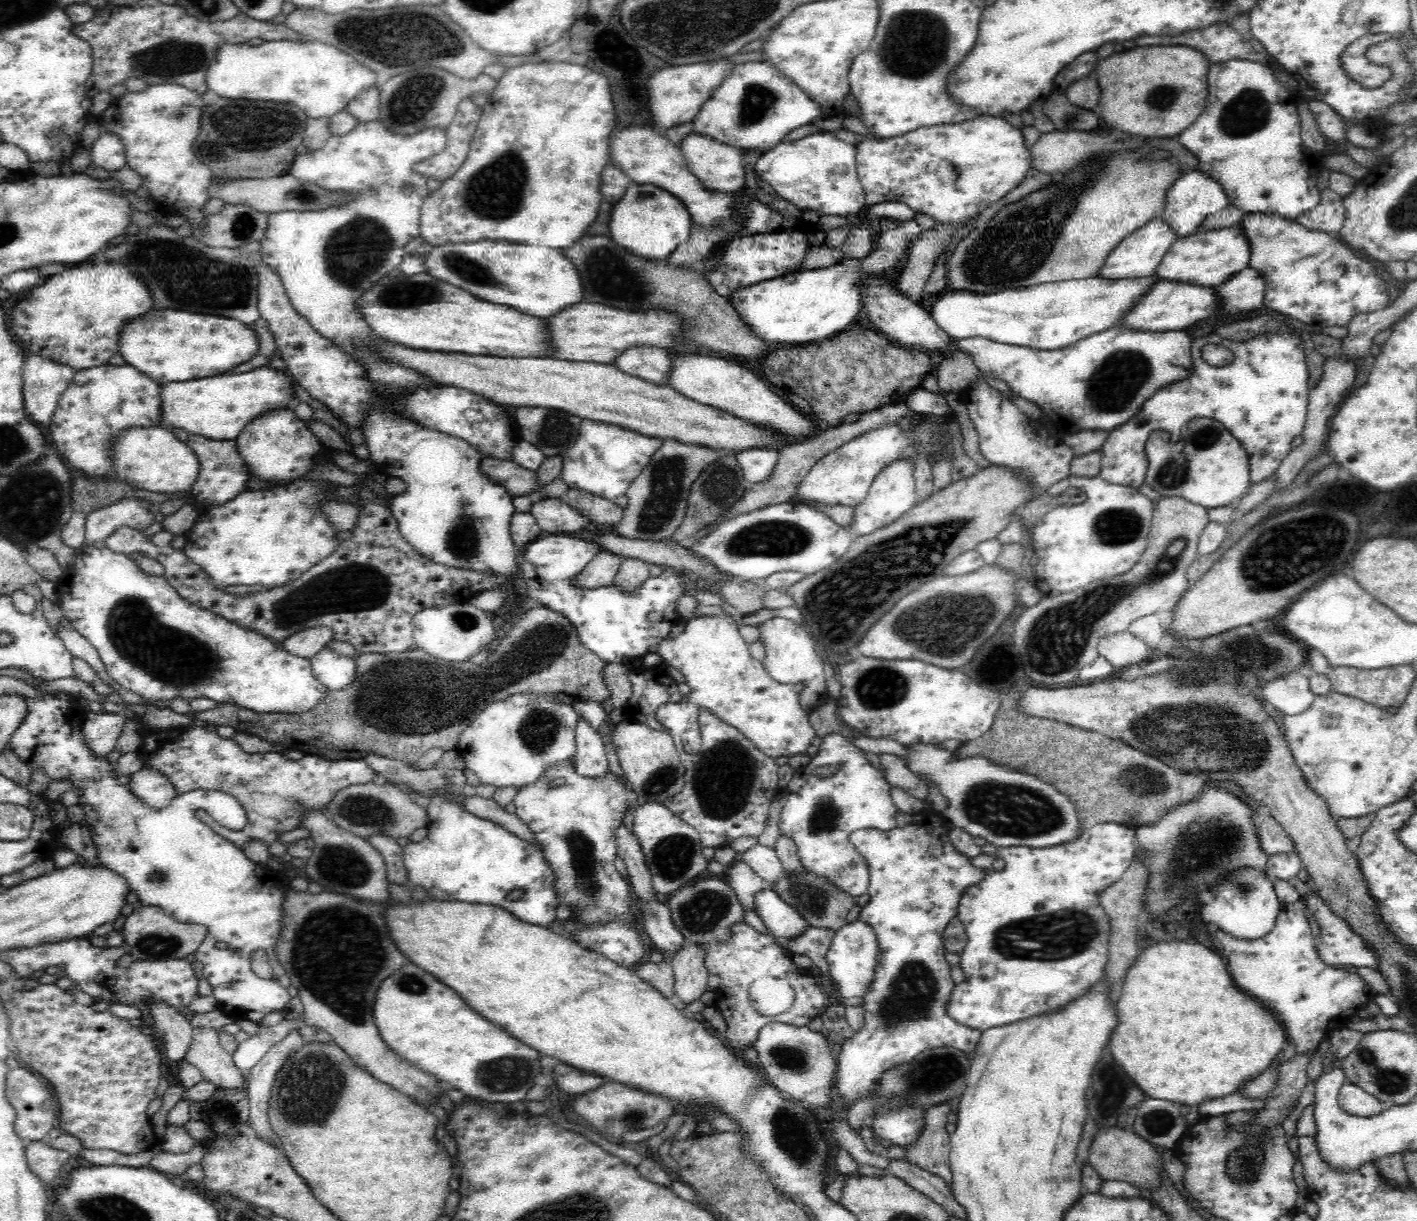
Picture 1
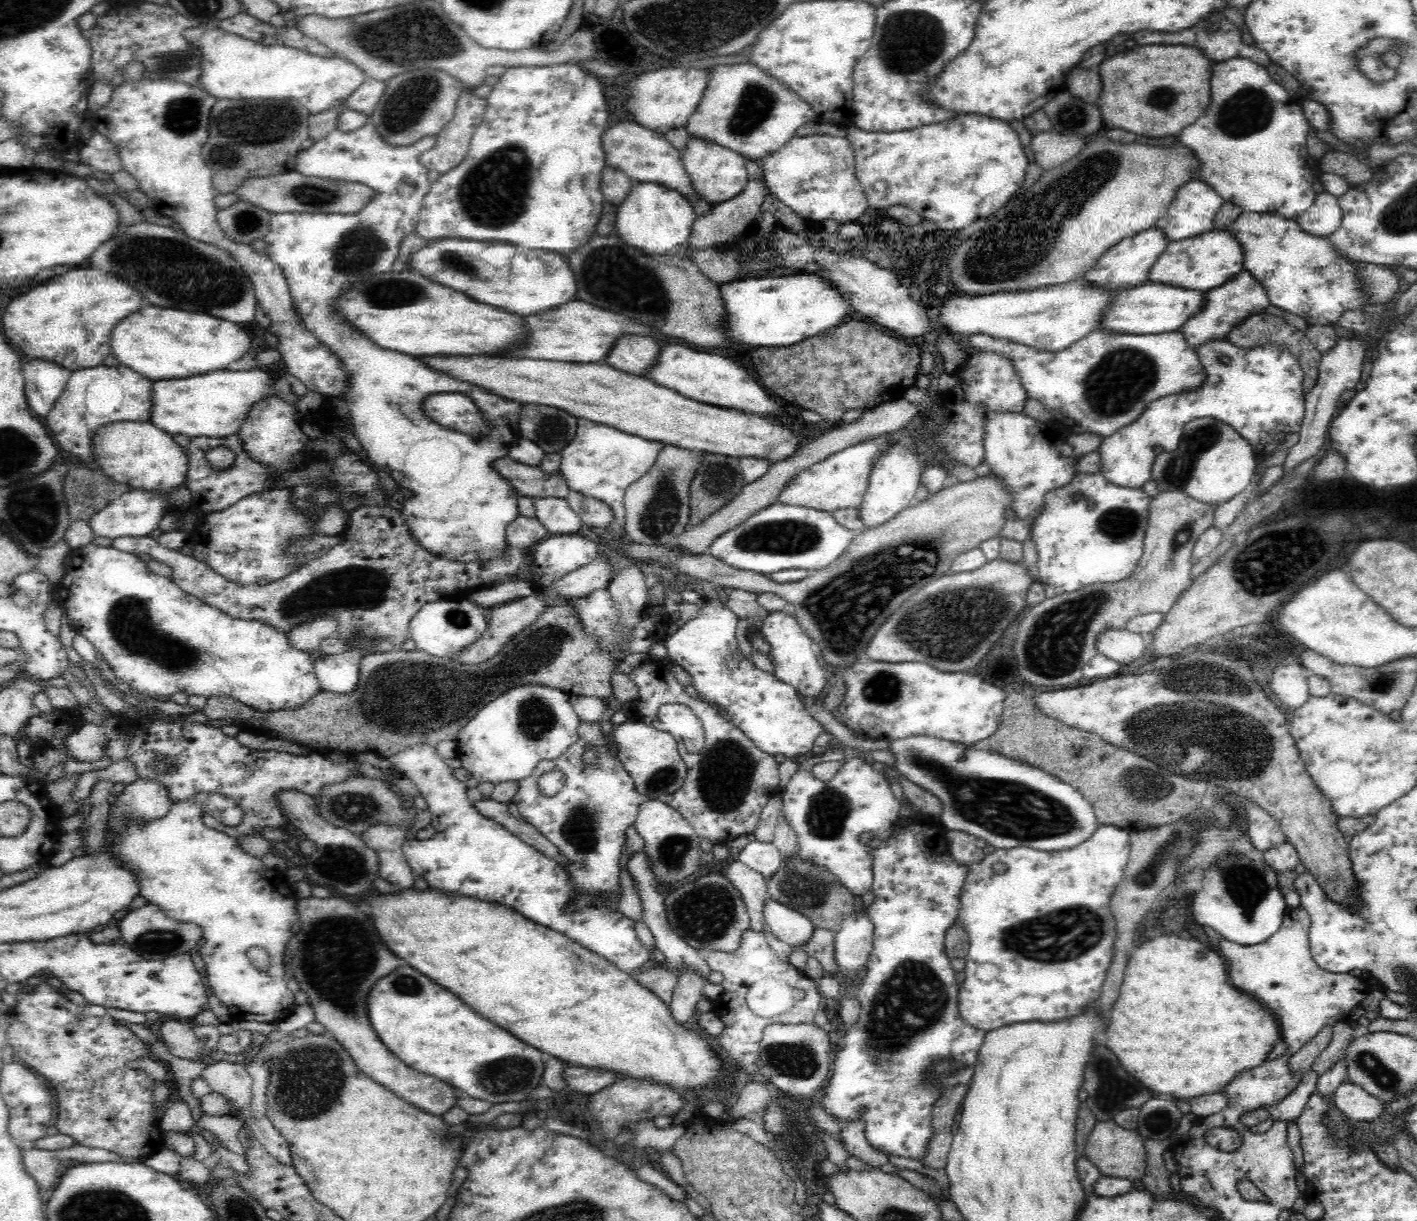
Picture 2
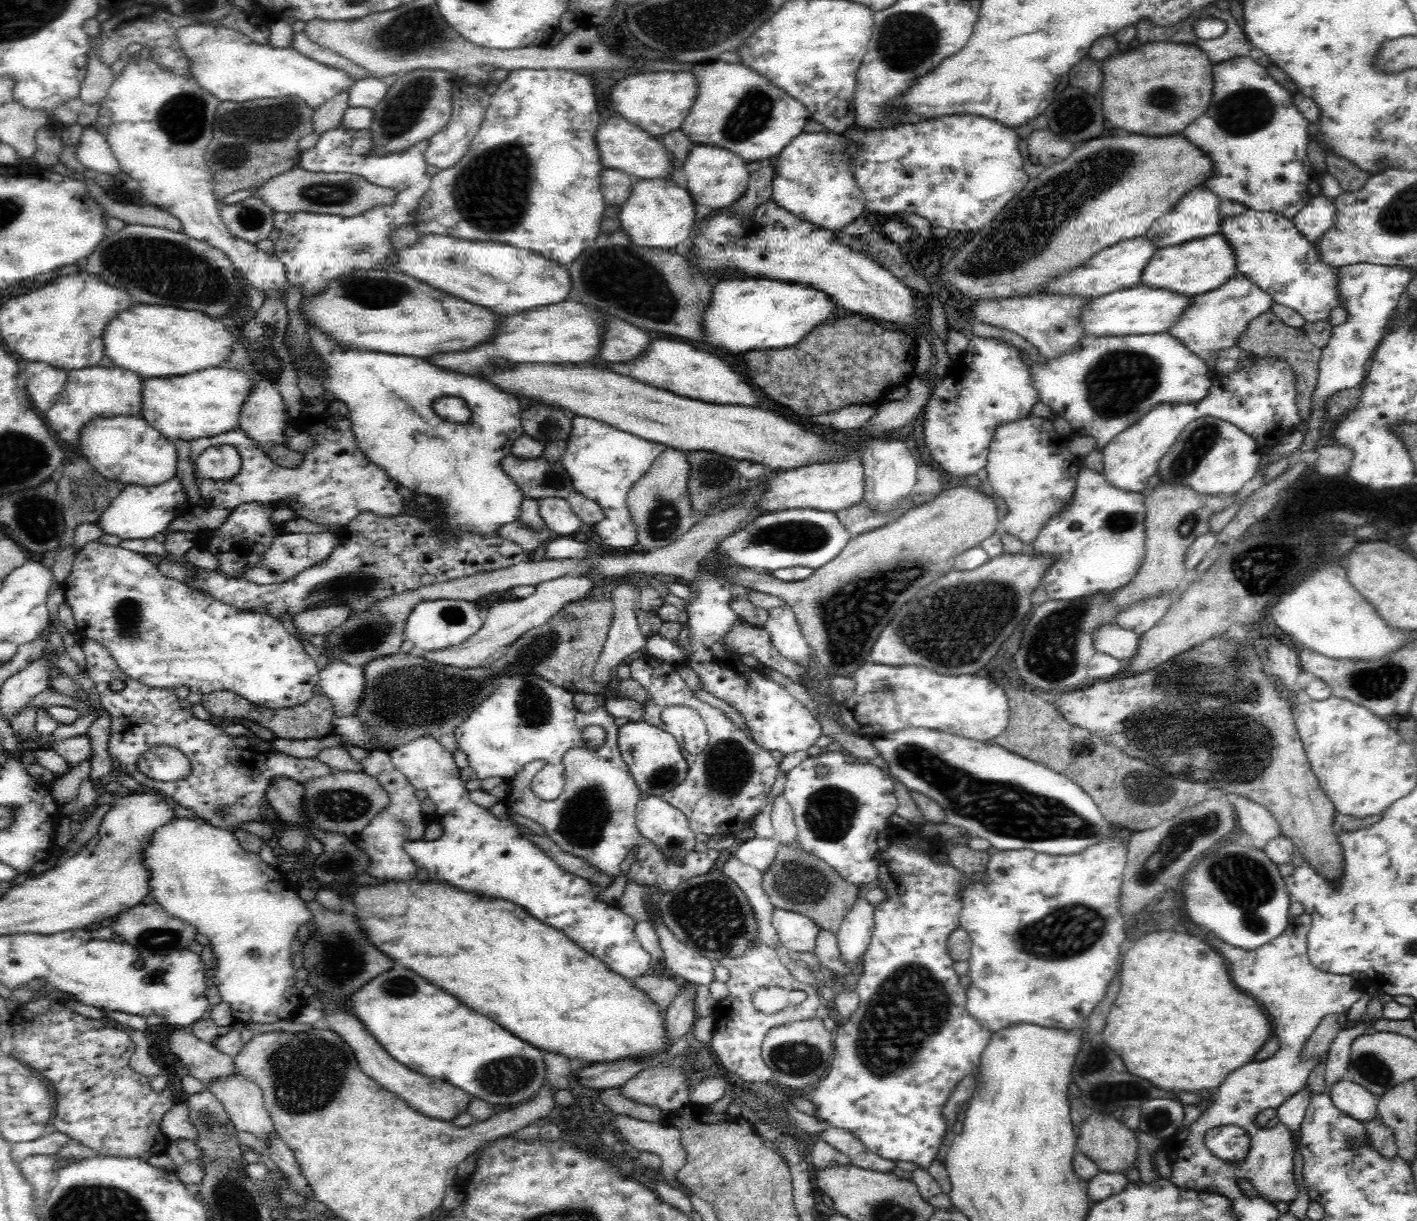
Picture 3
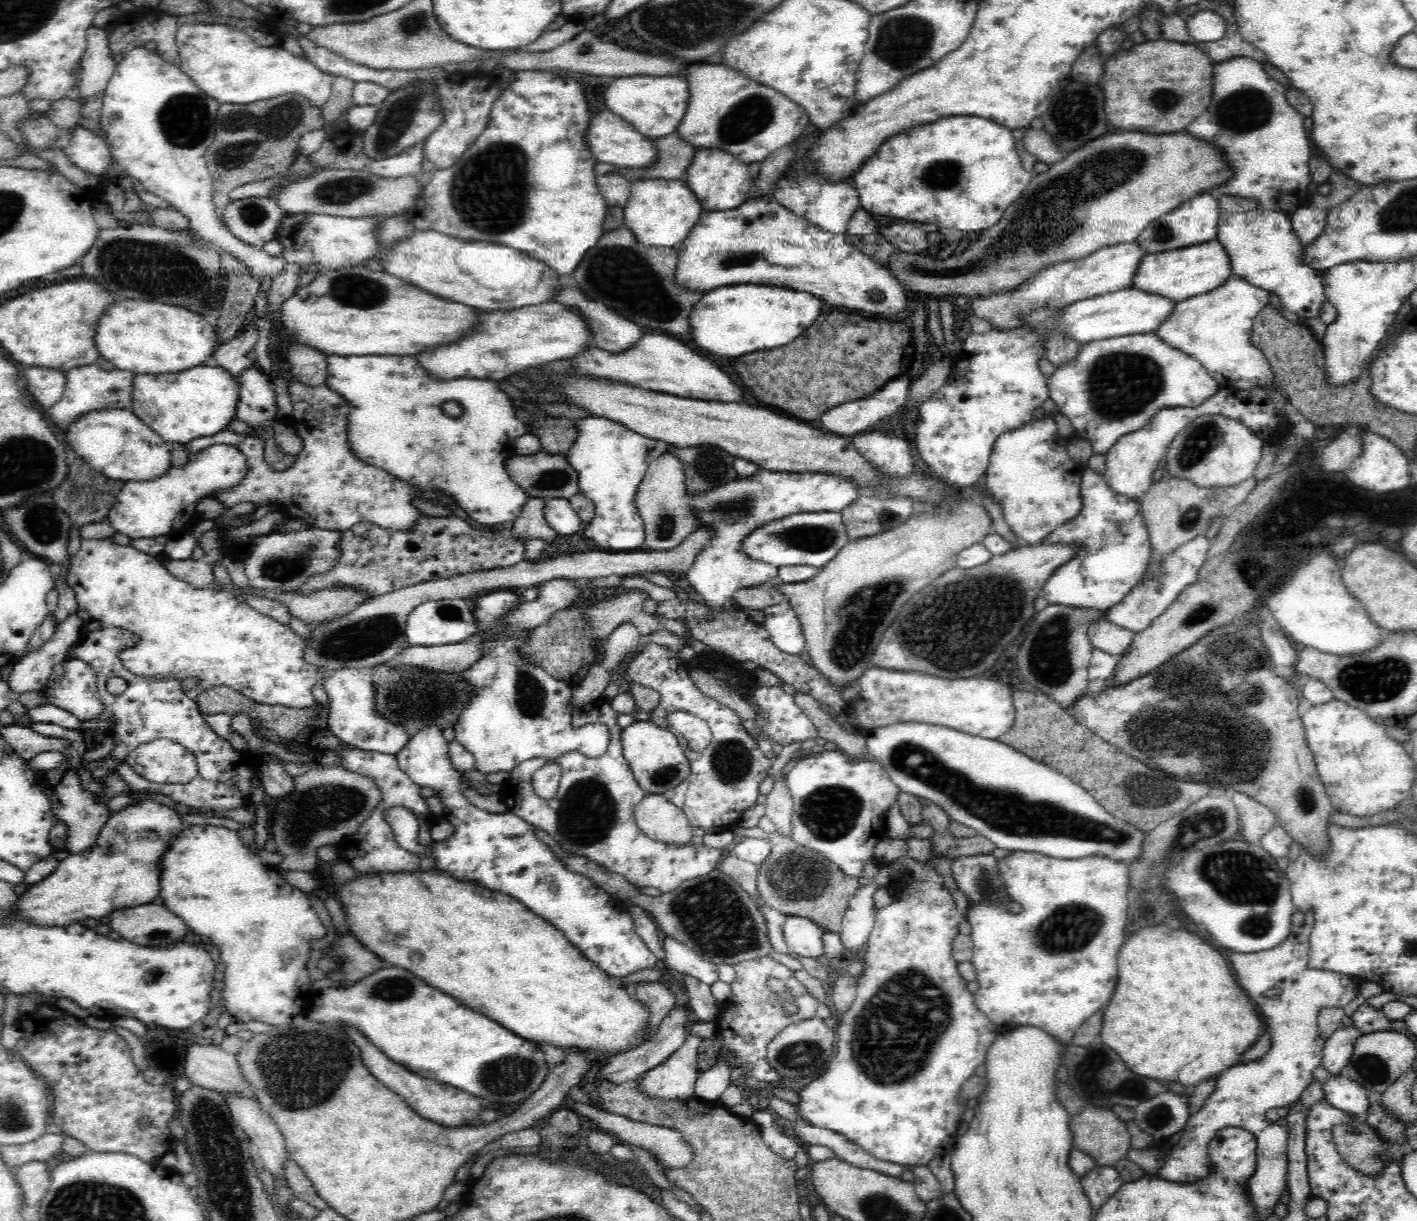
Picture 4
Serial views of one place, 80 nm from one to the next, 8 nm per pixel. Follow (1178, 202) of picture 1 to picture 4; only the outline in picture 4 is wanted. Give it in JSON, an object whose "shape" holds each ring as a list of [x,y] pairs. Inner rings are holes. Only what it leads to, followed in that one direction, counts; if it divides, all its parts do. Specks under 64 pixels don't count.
{"shape":[[[1212,191],[1199,193],[1184,200],[1184,203],[1171,210],[1167,215],[1162,215],[1152,222],[1140,233],[1140,236],[1137,236],[1135,242],[1139,244],[1141,250],[1148,254],[1208,242],[1217,236],[1217,218],[1220,213],[1217,195]]]}

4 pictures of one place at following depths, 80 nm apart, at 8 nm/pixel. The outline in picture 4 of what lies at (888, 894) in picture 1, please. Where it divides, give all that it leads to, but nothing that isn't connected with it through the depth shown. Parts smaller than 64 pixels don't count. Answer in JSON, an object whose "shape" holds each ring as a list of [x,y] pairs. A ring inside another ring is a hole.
{"shape":[[[902,856],[892,862],[880,862],[880,867],[895,868],[891,880],[887,885],[892,890],[893,901],[884,907],[878,908],[875,916],[875,925],[868,937],[867,944],[862,952],[866,963],[861,978],[857,982],[857,995],[848,1012],[842,1013],[842,1017],[836,1025],[838,1044],[836,1044],[836,1056],[831,1060],[829,1067],[823,1076],[808,1084],[804,1090],[800,1090],[800,1114],[810,1122],[810,1125],[818,1128],[827,1128],[839,1132],[866,1150],[871,1156],[888,1162],[906,1165],[930,1165],[933,1158],[952,1152],[954,1142],[958,1138],[956,1127],[960,1123],[960,1116],[966,1110],[965,1102],[960,1101],[959,1092],[964,1082],[975,1075],[974,1069],[984,1064],[989,1049],[993,1046],[999,1030],[992,1024],[988,1016],[979,1012],[972,999],[972,993],[966,988],[956,966],[958,962],[952,957],[951,948],[954,936],[958,934],[958,926],[962,915],[956,907],[956,902],[948,888],[944,885],[944,877],[930,866],[928,862],[920,862],[910,856]]]}

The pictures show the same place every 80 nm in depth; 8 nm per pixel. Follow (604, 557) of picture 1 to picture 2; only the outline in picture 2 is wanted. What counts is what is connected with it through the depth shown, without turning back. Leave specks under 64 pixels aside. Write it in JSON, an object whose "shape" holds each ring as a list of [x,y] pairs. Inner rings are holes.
{"shape":[[[598,555],[587,566],[578,568],[562,580],[555,582],[551,590],[564,599],[582,597],[594,590],[607,588],[614,576],[613,563],[604,556]]]}

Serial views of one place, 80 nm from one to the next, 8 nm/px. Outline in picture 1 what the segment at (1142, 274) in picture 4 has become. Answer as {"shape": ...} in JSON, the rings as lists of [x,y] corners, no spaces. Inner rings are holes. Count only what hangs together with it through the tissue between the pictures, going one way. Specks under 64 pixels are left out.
{"shape":[[[1240,225],[1199,230],[1190,236],[1176,239],[1156,268],[1155,275],[1164,281],[1196,284],[1198,287],[1217,287],[1236,272],[1248,268],[1250,256],[1249,240]]]}

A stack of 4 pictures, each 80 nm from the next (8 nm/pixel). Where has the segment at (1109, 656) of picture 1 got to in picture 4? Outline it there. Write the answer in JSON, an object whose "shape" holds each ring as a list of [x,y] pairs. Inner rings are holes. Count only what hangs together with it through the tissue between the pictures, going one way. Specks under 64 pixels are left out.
{"shape":[[[1106,619],[1088,624],[1087,633],[1094,649],[1100,649],[1117,658],[1124,656],[1135,635],[1127,628]]]}

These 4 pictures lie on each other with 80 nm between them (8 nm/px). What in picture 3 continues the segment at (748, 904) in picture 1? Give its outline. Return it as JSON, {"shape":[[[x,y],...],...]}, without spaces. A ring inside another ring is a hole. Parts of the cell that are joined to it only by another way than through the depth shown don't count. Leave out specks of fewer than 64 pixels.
{"shape":[[[736,857],[723,864],[722,872],[730,877],[742,889],[752,912],[758,921],[758,942],[763,942],[774,949],[778,944],[778,935],[772,927],[772,906],[768,894],[762,886],[762,871],[740,862]]]}

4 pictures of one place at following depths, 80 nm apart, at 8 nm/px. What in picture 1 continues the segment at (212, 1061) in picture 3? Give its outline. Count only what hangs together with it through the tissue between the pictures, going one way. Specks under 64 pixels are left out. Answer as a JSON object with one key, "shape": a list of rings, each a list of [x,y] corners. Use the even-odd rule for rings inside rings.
{"shape":[[[164,1002],[145,1003],[152,1015],[154,1029],[162,1032],[166,1042],[167,1060],[182,1061],[192,1043],[193,1027],[190,1025],[188,1013]]]}

